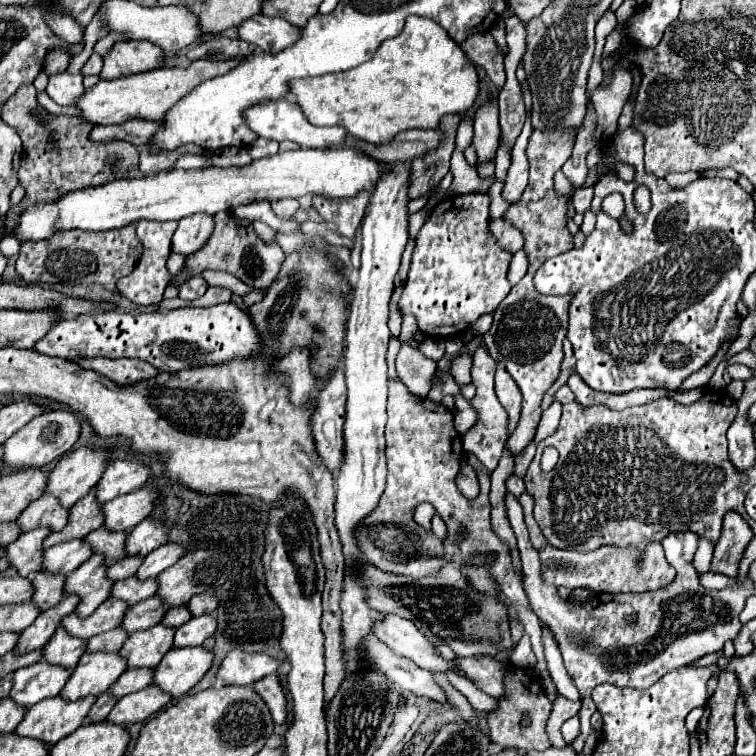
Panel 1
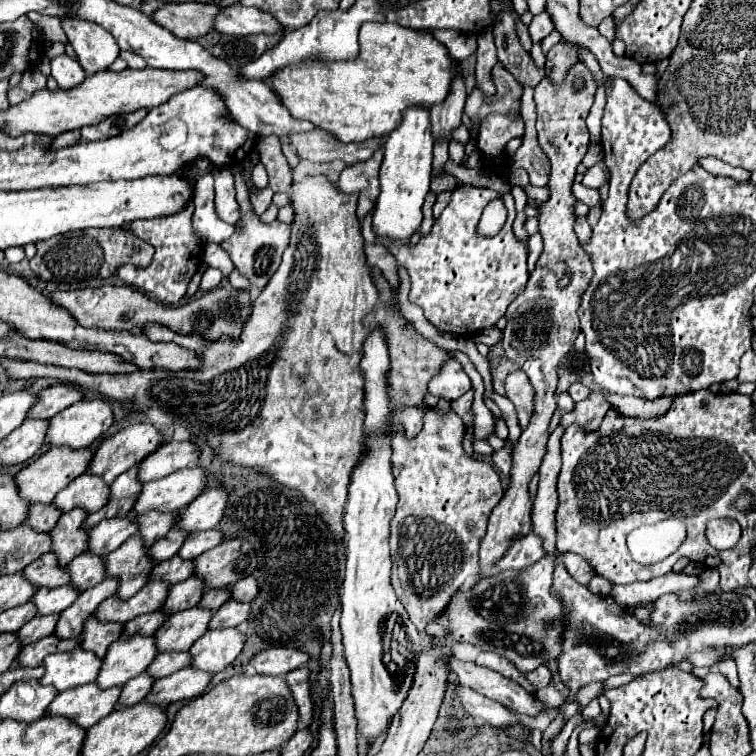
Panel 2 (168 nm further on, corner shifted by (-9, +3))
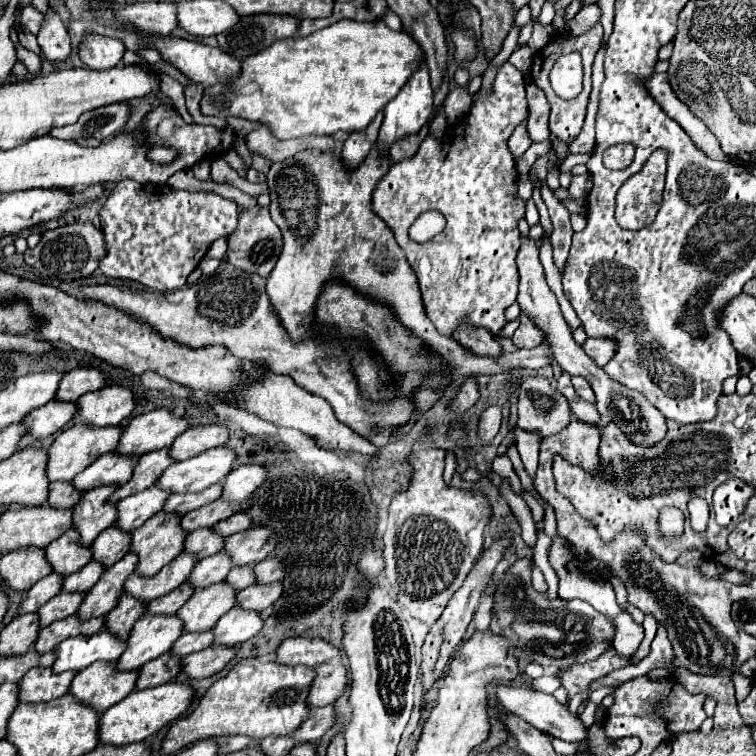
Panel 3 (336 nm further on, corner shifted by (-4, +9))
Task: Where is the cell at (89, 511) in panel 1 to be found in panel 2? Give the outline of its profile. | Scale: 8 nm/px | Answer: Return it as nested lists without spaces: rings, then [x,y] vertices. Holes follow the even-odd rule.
[[[131,467],[129,471],[119,475],[115,479],[115,483],[111,485],[111,501],[101,511],[89,515],[87,521],[83,523],[83,527],[93,529],[103,519],[117,517],[117,515],[127,515],[133,509],[135,497],[139,497],[141,487],[143,487],[143,483],[137,477],[137,467]]]

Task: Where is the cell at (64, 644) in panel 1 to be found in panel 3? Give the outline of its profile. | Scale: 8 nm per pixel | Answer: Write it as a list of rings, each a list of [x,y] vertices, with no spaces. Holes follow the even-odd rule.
[[[120,595],[118,605],[106,613],[104,623],[106,623],[106,631],[114,637],[118,637],[120,641],[126,641],[126,635],[130,633],[130,627],[140,619],[140,615],[144,613],[144,603],[138,603],[134,597],[130,595]]]

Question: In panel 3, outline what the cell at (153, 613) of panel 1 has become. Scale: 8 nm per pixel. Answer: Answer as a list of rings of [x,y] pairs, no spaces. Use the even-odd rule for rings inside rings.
[[[216,553],[212,557],[206,557],[206,559],[198,561],[196,567],[192,569],[192,573],[188,575],[186,583],[194,591],[198,591],[198,589],[204,589],[204,587],[210,587],[214,583],[224,581],[224,577],[228,575],[230,569],[232,569],[230,557],[224,555],[224,553]]]

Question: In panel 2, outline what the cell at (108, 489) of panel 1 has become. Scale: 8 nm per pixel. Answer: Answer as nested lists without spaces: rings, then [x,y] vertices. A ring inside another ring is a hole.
[[[169,441],[163,443],[155,453],[145,457],[137,469],[139,469],[139,479],[149,483],[155,479],[161,479],[173,471],[191,467],[197,463],[199,457],[199,447],[191,441]]]

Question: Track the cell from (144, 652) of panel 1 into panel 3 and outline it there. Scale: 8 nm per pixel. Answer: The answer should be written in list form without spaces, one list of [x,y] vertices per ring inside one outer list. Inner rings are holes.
[[[216,583],[196,591],[176,613],[176,617],[184,623],[182,631],[210,631],[214,623],[234,607],[234,595],[236,589],[226,583]]]

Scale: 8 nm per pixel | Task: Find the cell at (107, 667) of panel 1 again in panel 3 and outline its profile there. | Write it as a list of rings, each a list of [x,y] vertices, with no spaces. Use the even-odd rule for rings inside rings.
[[[142,615],[130,631],[126,651],[116,659],[118,671],[134,671],[170,651],[182,633],[182,621],[166,615]]]

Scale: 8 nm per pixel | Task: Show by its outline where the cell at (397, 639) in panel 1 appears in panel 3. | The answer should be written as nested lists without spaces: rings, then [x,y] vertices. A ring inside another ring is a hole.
[[[498,685],[496,687],[496,699],[498,703],[518,715],[520,719],[528,721],[530,725],[534,725],[536,729],[540,731],[546,731],[548,735],[552,737],[558,737],[558,739],[564,739],[564,741],[580,741],[580,751],[586,751],[588,749],[588,735],[586,735],[586,727],[582,725],[580,717],[572,715],[562,703],[558,703],[552,695],[546,695],[546,693],[540,693],[540,691],[532,691],[528,687],[514,687],[514,685]]]

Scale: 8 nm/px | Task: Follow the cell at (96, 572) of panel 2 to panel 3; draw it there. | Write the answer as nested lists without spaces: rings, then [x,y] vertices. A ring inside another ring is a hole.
[[[108,527],[102,531],[94,543],[90,545],[92,559],[98,561],[102,567],[112,567],[116,561],[120,561],[130,547],[130,533],[118,531],[118,527]]]

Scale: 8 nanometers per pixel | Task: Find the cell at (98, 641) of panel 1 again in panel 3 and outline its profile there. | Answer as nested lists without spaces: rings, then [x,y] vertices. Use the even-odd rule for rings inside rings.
[[[182,585],[178,587],[178,591],[172,591],[170,595],[158,597],[150,603],[146,603],[146,613],[150,615],[174,615],[178,611],[178,607],[182,607],[182,603],[186,603],[186,599],[192,595],[194,591],[190,589],[190,585]]]

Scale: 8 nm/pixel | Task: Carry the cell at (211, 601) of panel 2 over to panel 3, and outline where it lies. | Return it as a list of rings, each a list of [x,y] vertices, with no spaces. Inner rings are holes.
[[[232,567],[232,571],[228,573],[228,577],[224,579],[226,585],[234,587],[234,589],[244,589],[248,585],[254,583],[254,575],[252,575],[252,567]]]

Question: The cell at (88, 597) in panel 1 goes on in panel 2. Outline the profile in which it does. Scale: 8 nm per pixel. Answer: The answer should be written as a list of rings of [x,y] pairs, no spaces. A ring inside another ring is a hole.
[[[135,533],[119,549],[107,555],[105,567],[107,567],[109,577],[121,579],[117,595],[121,599],[129,599],[149,583],[155,561],[151,561],[147,547],[143,545],[143,537]]]

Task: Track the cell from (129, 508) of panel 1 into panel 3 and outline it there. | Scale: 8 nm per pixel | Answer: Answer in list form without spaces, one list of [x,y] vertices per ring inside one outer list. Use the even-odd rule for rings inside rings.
[[[226,447],[208,449],[182,463],[172,463],[154,483],[168,493],[200,493],[224,479],[232,469],[236,453]]]

